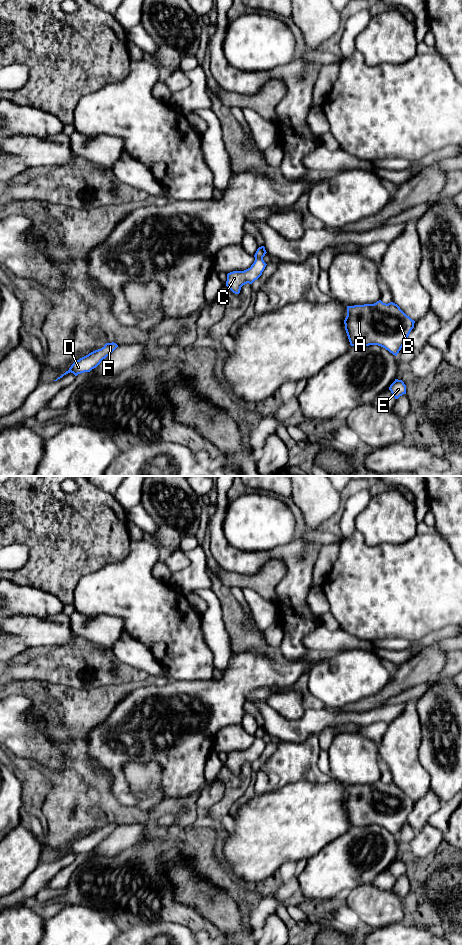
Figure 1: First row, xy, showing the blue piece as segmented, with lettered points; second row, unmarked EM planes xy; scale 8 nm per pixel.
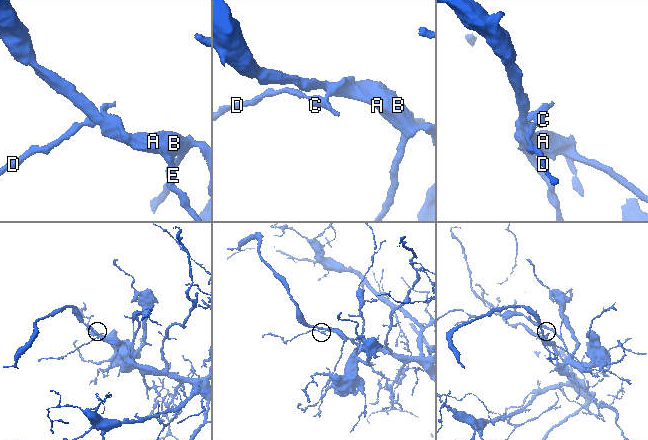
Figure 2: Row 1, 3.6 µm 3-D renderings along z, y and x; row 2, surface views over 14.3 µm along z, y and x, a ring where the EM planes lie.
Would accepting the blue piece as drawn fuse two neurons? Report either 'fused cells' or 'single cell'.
fused cells

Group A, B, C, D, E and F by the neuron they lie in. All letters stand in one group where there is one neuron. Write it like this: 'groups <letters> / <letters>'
groups A B E / C D F

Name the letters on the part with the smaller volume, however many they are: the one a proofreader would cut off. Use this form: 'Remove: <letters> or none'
Remove: C, D, F

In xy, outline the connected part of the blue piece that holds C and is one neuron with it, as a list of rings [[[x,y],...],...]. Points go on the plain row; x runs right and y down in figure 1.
[[[255,738],[250,748],[244,751],[233,751],[227,754],[226,766],[235,774],[239,774],[241,767],[247,763],[252,764],[264,751],[266,743],[263,738]]]

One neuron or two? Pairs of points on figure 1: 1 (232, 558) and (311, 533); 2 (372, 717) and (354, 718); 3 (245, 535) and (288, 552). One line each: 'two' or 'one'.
1: two
2: one
3: two

